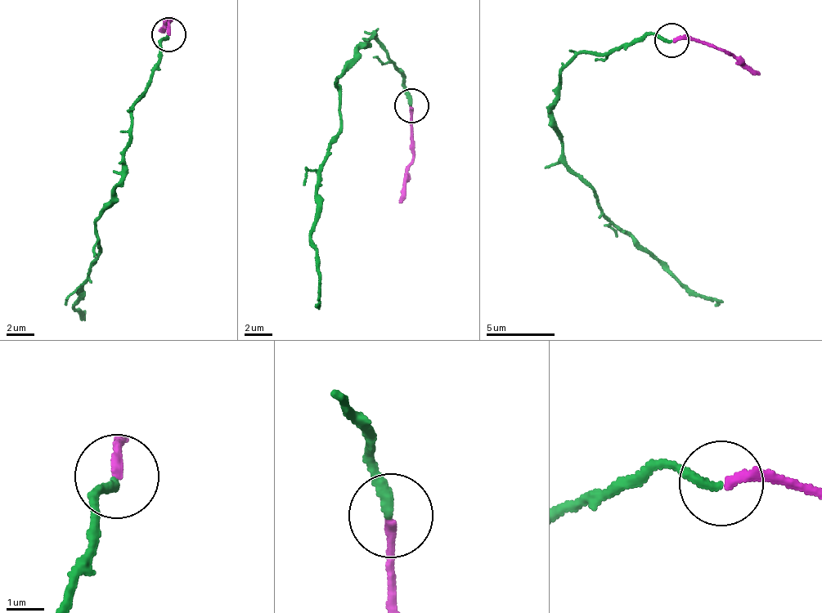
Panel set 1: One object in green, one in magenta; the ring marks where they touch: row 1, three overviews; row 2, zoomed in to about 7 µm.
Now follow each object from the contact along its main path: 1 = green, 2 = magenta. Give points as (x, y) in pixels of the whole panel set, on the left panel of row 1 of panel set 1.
1: (168, 34), (149, 83), (132, 108), (124, 173), (110, 208), (96, 221), (101, 252), (75, 307), (83, 313)
2: (168, 34), (168, 19), (172, 20), (159, 30)

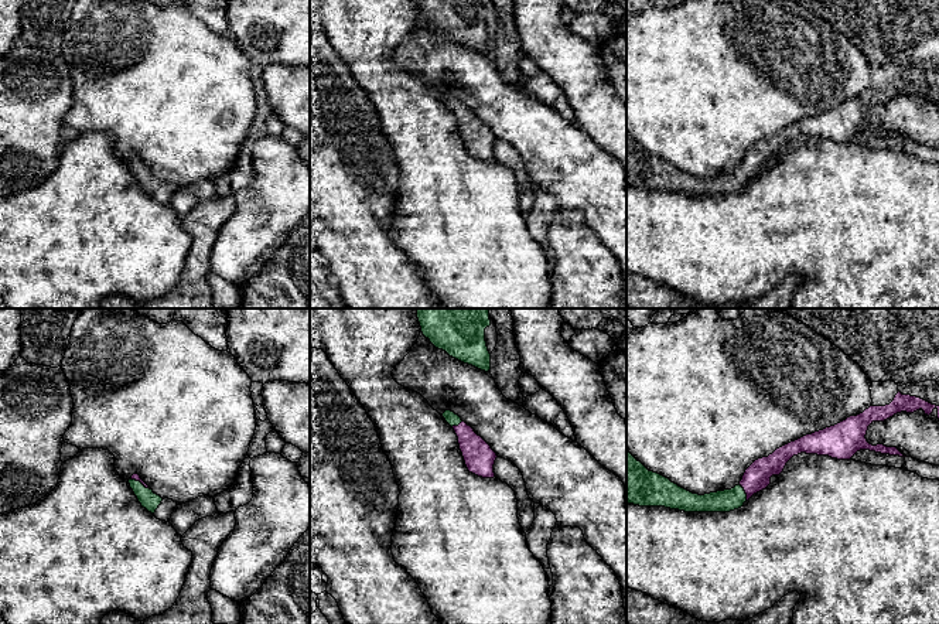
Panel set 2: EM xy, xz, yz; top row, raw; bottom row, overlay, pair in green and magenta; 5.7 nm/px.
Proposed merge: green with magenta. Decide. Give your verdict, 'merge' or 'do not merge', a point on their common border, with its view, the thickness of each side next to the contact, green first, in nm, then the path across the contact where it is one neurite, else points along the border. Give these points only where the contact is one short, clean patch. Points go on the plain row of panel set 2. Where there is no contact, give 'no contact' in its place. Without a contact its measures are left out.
merge; contact yz (744, 176); calibres 130 and 160 nm; way yz (728, 183), (744, 176), (757, 160)

